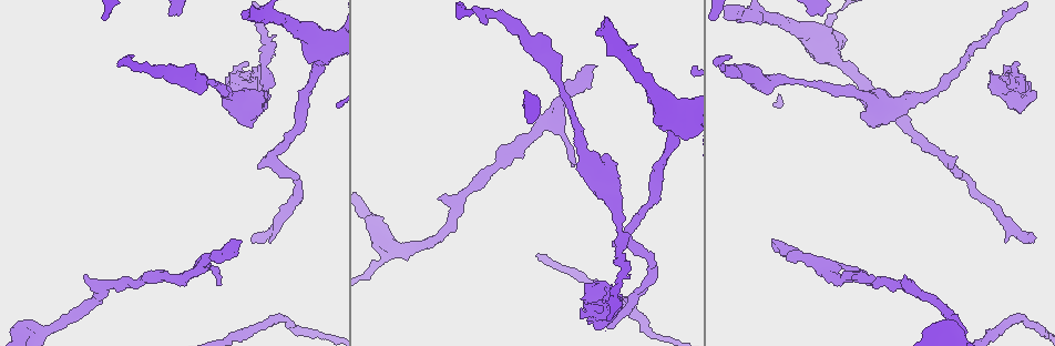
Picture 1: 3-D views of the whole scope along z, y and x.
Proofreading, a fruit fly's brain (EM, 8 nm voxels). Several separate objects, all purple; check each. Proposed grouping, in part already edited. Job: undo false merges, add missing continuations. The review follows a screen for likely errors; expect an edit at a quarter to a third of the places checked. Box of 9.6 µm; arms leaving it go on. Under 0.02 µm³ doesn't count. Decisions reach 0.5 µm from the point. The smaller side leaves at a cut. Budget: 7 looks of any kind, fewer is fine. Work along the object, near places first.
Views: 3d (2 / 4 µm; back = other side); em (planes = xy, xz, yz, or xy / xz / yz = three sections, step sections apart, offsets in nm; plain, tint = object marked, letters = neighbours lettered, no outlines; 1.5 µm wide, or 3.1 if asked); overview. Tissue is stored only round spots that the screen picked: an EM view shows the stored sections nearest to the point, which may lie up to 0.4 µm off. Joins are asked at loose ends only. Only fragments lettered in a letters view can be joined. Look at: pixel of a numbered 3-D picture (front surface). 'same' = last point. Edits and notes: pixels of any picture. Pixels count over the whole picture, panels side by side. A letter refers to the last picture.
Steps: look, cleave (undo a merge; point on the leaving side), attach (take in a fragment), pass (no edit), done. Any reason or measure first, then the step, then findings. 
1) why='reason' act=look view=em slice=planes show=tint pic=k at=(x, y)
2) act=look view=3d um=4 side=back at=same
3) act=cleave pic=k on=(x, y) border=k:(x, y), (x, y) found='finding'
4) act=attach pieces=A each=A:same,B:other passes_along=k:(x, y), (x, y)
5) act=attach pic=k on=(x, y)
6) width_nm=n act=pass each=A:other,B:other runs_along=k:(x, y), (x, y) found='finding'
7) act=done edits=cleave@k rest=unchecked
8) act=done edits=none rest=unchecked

why='an open end' act=look view=3d um=2 pic=1 at=(219, 282)

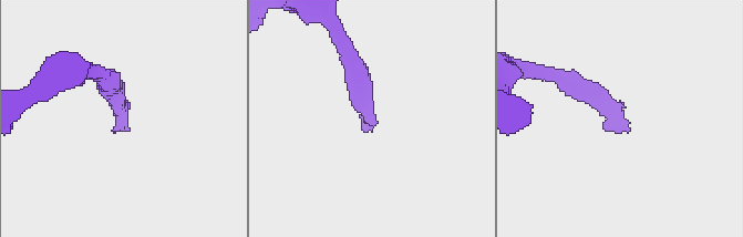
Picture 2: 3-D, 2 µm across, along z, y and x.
why='now the EM' act=look view=em slice=yz step=4 show=tint pic=2 at=(367, 129)

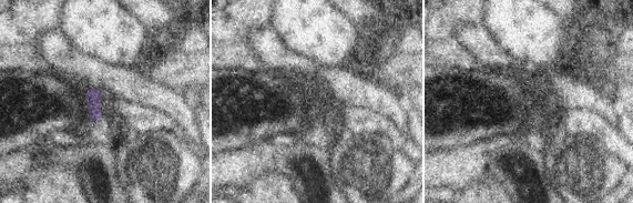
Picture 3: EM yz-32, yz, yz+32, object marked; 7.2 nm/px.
act=look view=em slice=planes show=letters at=same

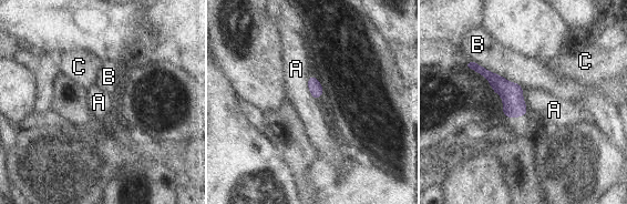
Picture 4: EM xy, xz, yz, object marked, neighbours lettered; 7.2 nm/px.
act=pass each=A:other,B:other,C:other runs_along=4:(478, 68), (491, 77), (524, 110) found='none of them fits'

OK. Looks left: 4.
why='thick turns thin' act=look view=3d um=4 pic=1 at=(612, 199)

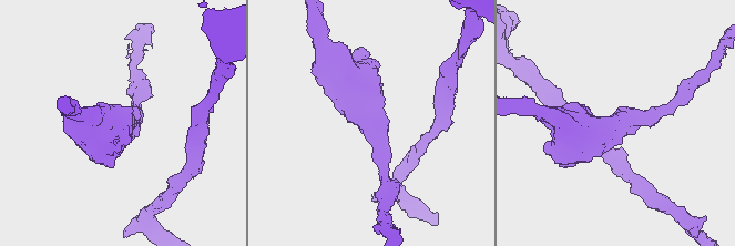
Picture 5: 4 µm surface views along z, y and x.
arm_widths_nm=200,750 act=look view=em slice=yz step=4 show=tint pic=5 at=(372, 123)

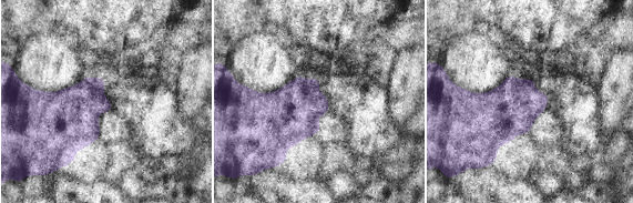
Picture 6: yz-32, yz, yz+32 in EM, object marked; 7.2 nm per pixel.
act=look view=em slice=planes show=letters at=same

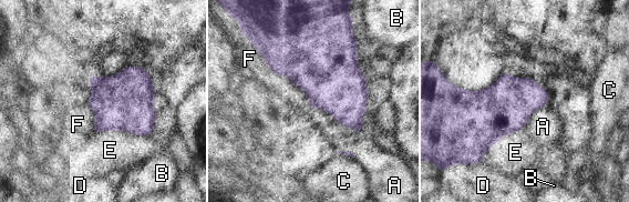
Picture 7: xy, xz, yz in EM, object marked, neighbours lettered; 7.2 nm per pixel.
act=pass each=A:other,B:other,C:other,D:other,E:other,F:other border=7:(311, 107), (363, 129) found='all the same cell'

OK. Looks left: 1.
why='free end' act=look view=em slice=yz step=8 show=letters pic=1 at=(607, 327)

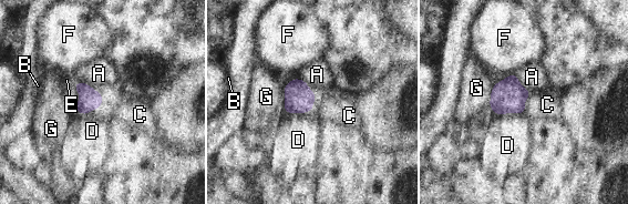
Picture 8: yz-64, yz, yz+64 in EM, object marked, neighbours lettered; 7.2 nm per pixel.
width_nm=140 act=pass each=A:other,B:other,C:other,D:other,E:other,F:other,G:other border=8:(532, 93), (525, 100), (524, 112) found='no lettered fragment goes on from it'

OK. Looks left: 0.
act=done edits=none rest=unchecked

